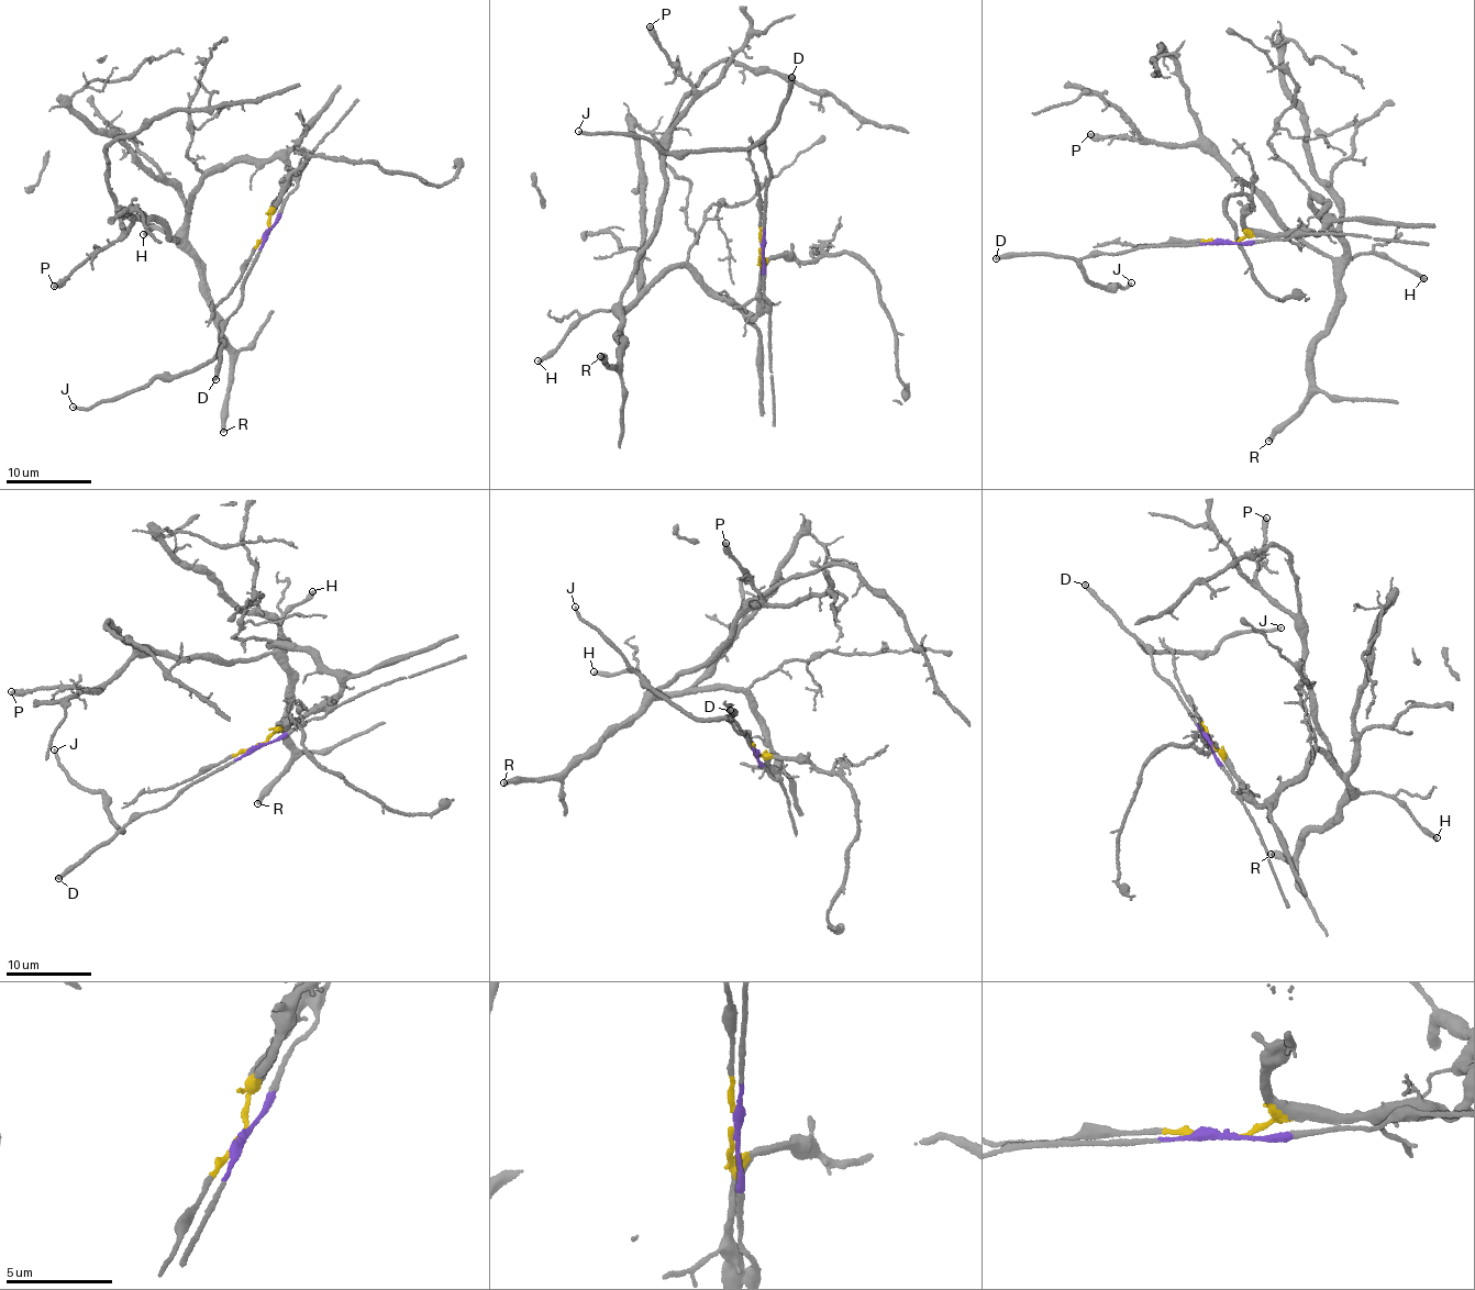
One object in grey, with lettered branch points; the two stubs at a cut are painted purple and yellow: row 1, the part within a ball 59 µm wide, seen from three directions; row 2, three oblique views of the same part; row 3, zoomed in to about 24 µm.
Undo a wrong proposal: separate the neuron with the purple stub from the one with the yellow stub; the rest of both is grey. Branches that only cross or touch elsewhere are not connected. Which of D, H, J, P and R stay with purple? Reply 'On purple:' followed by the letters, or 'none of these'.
On purple: D, J

